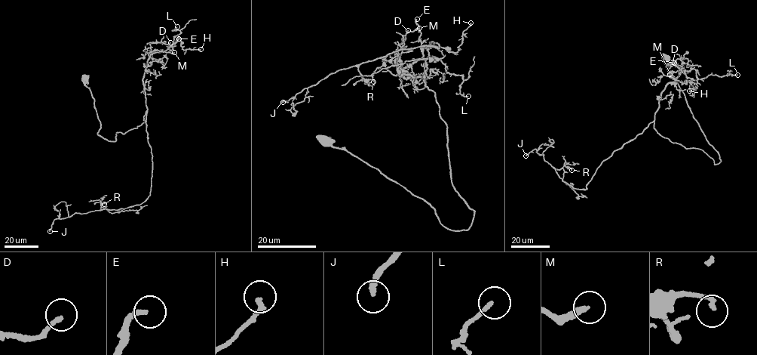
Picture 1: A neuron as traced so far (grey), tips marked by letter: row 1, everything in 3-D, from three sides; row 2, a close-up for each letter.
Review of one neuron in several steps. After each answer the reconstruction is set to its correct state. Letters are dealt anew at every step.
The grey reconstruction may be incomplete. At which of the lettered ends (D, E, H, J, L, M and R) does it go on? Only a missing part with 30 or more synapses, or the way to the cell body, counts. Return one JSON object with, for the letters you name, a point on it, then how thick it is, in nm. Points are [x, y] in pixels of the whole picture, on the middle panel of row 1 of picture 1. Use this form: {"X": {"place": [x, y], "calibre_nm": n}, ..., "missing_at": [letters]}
{"D": {"place": [408, 30], "calibre_nm": 200}, "E": {"place": [417, 19], "calibre_nm": 240}, "J": {"place": [283, 102], "calibre_nm": 240}, "missing_at": ["D", "E", "J"]}

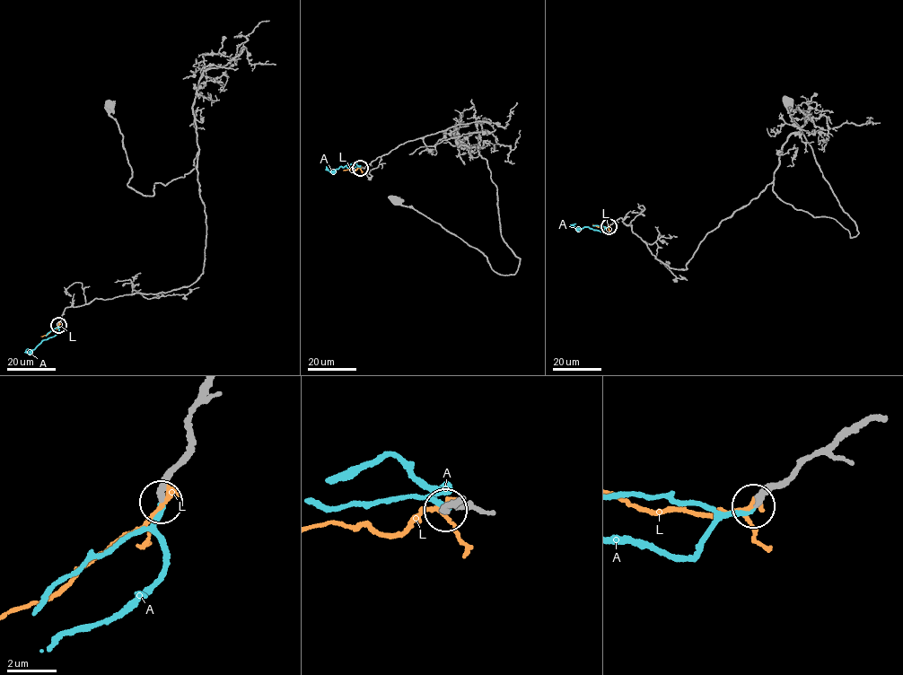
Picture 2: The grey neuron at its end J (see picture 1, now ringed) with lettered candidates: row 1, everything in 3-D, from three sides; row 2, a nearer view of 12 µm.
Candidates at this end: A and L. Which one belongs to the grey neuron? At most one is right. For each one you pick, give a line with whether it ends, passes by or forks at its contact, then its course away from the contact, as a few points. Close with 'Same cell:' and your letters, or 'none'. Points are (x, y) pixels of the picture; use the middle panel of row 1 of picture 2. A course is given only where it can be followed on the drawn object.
A: it ends | via (360, 168), (355, 162), (330, 172), (328, 169)
Same cell: A

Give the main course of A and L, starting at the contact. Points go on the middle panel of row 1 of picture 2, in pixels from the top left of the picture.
A: (360, 168), (355, 162), (330, 172), (328, 169)
L: (360, 168), (343, 170)

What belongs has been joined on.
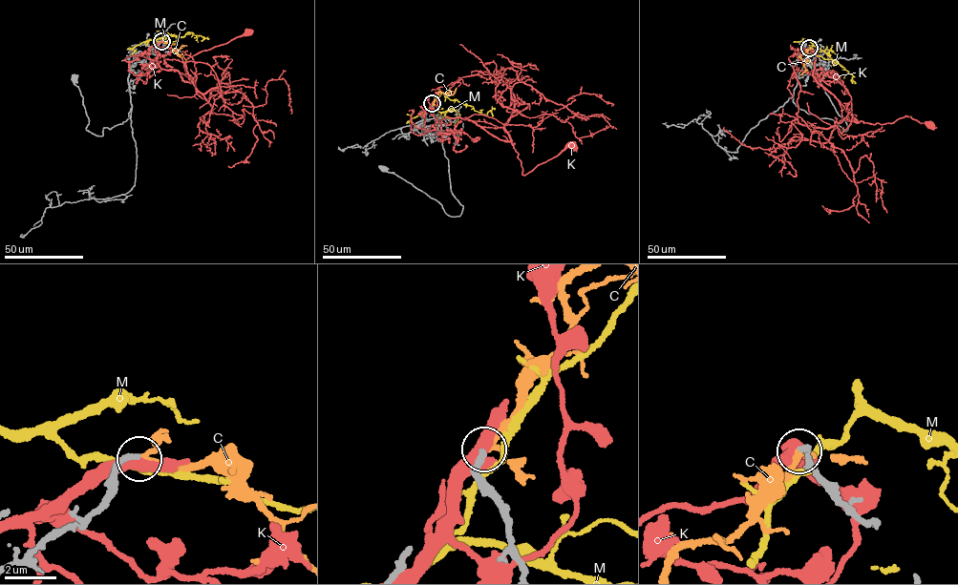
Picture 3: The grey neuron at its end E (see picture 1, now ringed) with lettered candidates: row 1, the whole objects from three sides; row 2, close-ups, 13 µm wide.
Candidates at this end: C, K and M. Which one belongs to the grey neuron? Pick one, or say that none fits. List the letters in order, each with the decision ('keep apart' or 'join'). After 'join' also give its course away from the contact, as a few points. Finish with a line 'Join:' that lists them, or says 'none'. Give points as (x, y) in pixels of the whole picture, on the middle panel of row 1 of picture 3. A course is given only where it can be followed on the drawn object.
C: join | via (432, 103), (436, 94), (451, 94), (456, 87)
K: keep apart
M: keep apart
Join: C

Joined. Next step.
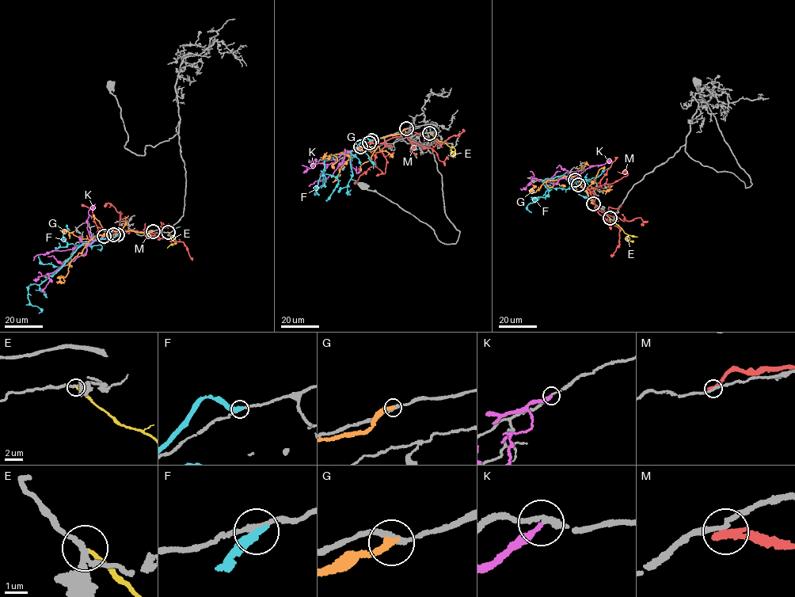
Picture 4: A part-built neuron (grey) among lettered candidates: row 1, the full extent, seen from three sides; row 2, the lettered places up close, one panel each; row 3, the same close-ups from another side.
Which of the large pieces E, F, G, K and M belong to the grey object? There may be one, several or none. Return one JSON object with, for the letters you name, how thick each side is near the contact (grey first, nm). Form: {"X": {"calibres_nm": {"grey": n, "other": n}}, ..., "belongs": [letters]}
{"belongs": []}

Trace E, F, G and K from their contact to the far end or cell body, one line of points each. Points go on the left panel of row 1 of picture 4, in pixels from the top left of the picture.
E: (168, 232), (176, 243), (167, 248)
F: (117, 233), (82, 244), (58, 271), (39, 284), (29, 286), (28, 298), (31, 304), (42, 310), (38, 313)
G: (153, 230), (145, 233), (114, 231), (94, 236), (81, 252), (70, 260), (62, 282), (59, 279), (62, 277)
K: (104, 236), (88, 244), (85, 254), (64, 262), (56, 271), (48, 274), (50, 279), (44, 291)

